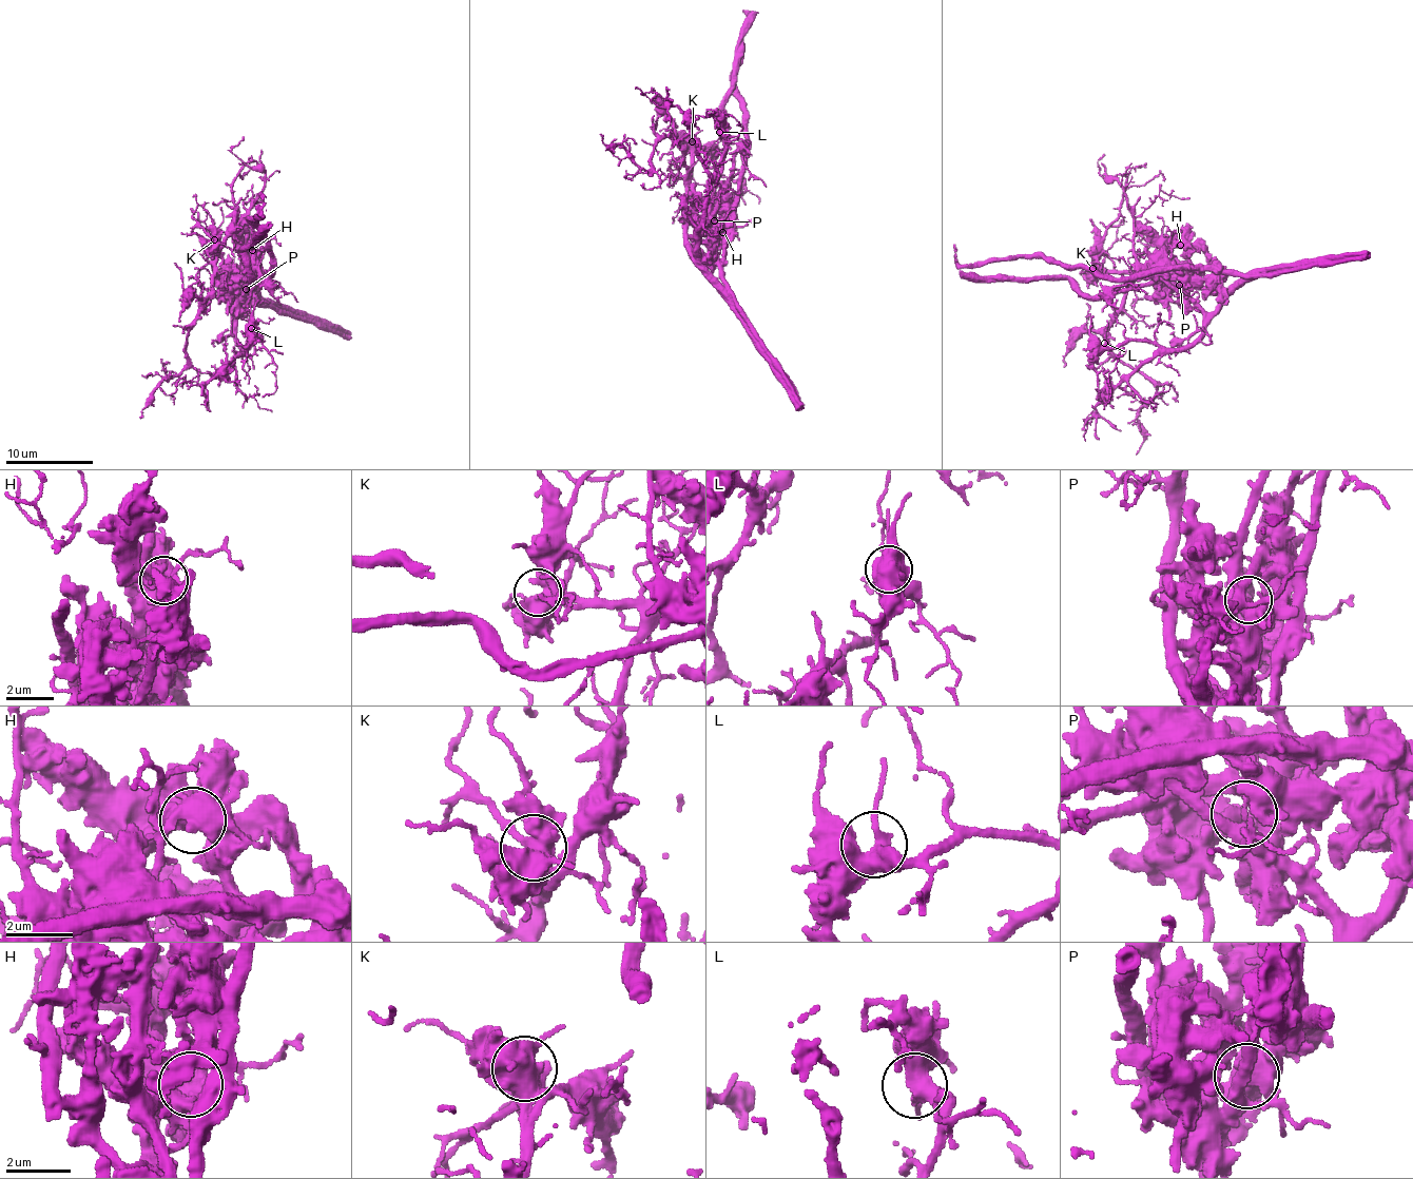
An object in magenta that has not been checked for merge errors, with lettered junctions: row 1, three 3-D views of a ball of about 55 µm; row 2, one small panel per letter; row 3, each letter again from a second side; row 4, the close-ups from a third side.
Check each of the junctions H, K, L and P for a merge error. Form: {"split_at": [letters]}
{"split_at": ["H", "P"]}

